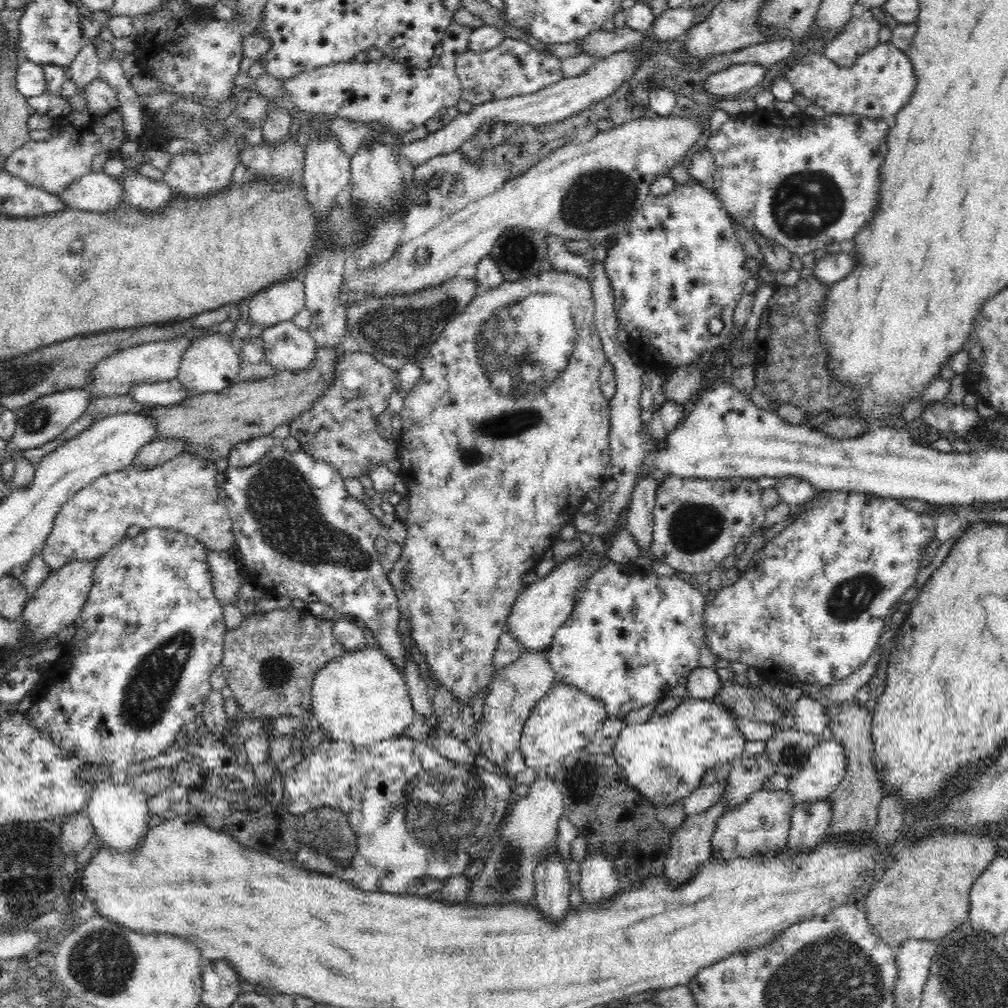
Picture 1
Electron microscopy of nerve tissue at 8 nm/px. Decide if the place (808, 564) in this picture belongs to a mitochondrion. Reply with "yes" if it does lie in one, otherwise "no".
no

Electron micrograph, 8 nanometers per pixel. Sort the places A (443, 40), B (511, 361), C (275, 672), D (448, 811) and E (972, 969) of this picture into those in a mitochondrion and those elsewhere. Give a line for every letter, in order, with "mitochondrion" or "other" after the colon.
A: other
B: mitochondrion
C: mitochondrion
D: mitochondrion
E: mitochondrion

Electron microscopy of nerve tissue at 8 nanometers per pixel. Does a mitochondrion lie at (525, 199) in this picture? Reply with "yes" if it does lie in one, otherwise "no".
no

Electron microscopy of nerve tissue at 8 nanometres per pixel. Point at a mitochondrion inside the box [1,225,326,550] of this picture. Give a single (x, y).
(37, 419)

